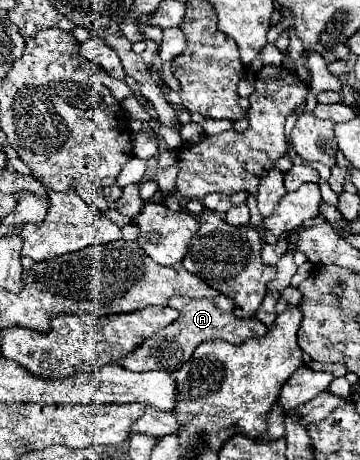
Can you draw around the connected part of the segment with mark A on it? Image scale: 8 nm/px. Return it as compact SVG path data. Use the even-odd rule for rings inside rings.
M220 294L216 298L186 298L186 296L174 296L168 300L170 308L176 308L180 312L178 320L170 326L158 330L154 336L144 340L130 356L126 356L120 364L132 372L146 372L146 370L166 370L176 372L196 350L198 344L206 340L226 340L232 344L242 344L246 338L258 338L268 332L268 326L264 326L260 320L254 318L238 318L234 314L234 300Z

